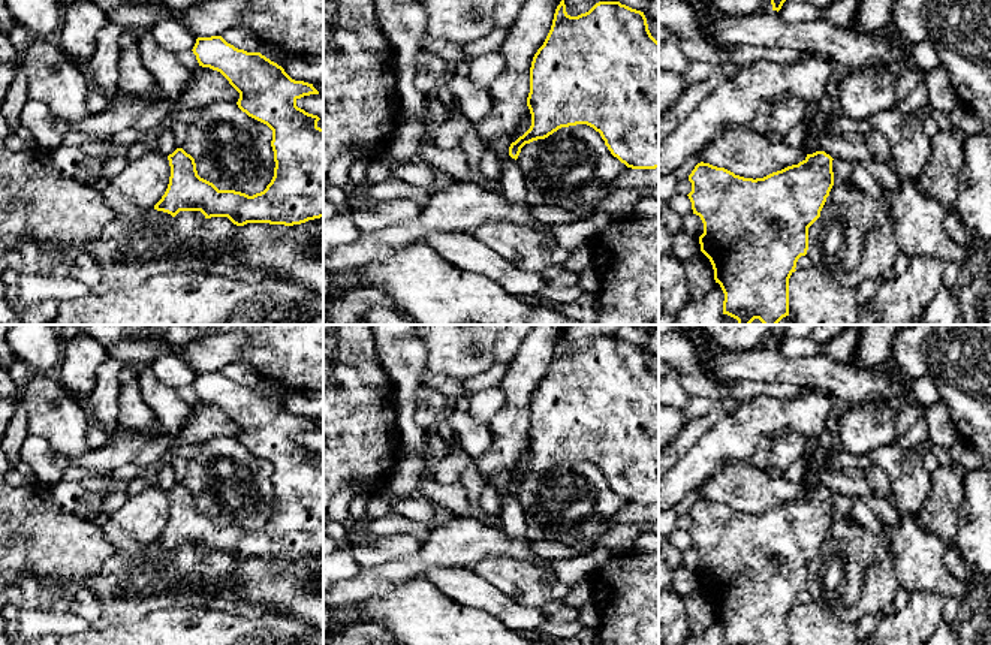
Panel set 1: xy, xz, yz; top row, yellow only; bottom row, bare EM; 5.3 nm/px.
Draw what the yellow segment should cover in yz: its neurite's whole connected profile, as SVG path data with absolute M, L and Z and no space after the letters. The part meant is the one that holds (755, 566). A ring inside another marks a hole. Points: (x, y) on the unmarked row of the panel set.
M816 486L798 500L756 515L704 497L695 501L689 510L692 527L687 531L693 549L704 558L701 587L710 594L714 615L725 629L723 645L789 645L789 614L796 606L798 594L807 590L808 563L820 552L834 521L832 495L825 486Z

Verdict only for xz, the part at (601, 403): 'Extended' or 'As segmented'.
As segmented

